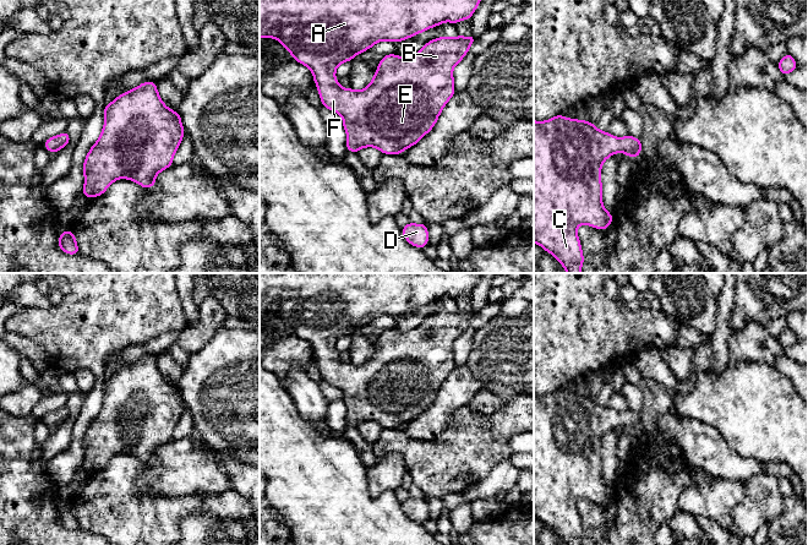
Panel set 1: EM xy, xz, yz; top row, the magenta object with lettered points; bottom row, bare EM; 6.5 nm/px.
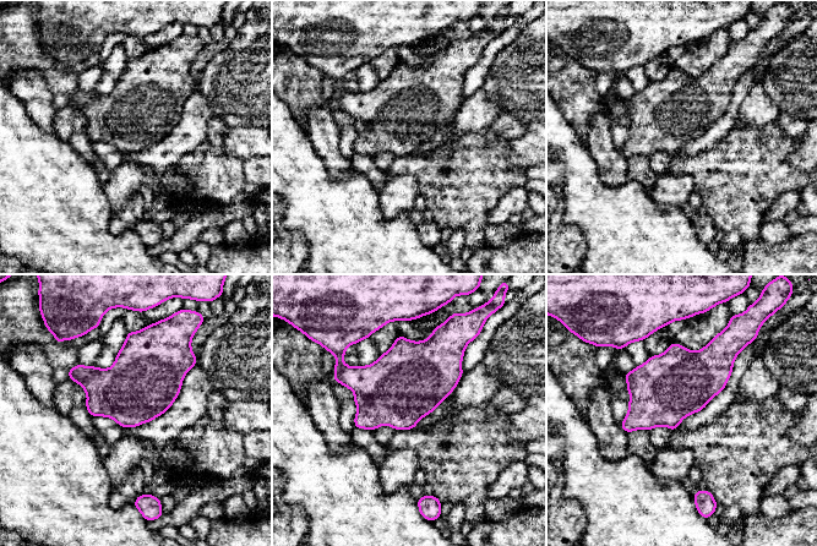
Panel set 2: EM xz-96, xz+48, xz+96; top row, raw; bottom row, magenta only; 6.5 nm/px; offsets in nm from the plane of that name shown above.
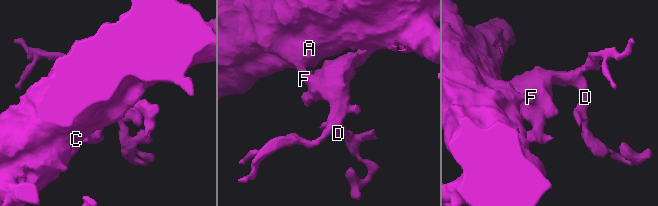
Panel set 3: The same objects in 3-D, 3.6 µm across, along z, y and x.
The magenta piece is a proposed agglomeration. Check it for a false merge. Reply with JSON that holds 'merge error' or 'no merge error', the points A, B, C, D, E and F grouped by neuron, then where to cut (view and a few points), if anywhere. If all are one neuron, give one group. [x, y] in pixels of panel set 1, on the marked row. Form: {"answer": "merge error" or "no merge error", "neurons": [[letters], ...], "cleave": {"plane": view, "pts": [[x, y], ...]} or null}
{"answer": "no merge error", "neurons": [["A", "B", "C", "D", "E", "F"]], "cleave": null}

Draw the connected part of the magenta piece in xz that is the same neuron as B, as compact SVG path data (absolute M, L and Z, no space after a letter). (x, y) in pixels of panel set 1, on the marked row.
M260 0L260 38L274 38L293 55L293 59L312 71L322 107L343 118L346 131L346 149L357 153L365 147L376 147L382 154L402 154L416 145L437 122L444 105L454 96L453 69L468 54L475 36L454 38L441 36L427 42L419 53L400 58L384 55L370 85L361 91L343 88L335 78L337 67L382 40L402 42L443 22L457 24L471 20L481 0Z

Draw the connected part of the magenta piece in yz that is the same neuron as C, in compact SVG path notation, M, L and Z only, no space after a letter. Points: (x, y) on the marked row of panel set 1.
M561 114L546 121L534 120L534 242L550 252L567 273L580 273L584 263L577 228L585 224L605 231L613 222L612 213L602 205L601 168L608 157L619 152L632 158L639 157L642 140L630 135L618 138L600 131L590 121L568 119Z

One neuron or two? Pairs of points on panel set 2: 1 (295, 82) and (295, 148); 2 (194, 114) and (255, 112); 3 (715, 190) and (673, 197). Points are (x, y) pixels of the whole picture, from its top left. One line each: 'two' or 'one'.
1: two
2: two
3: two

